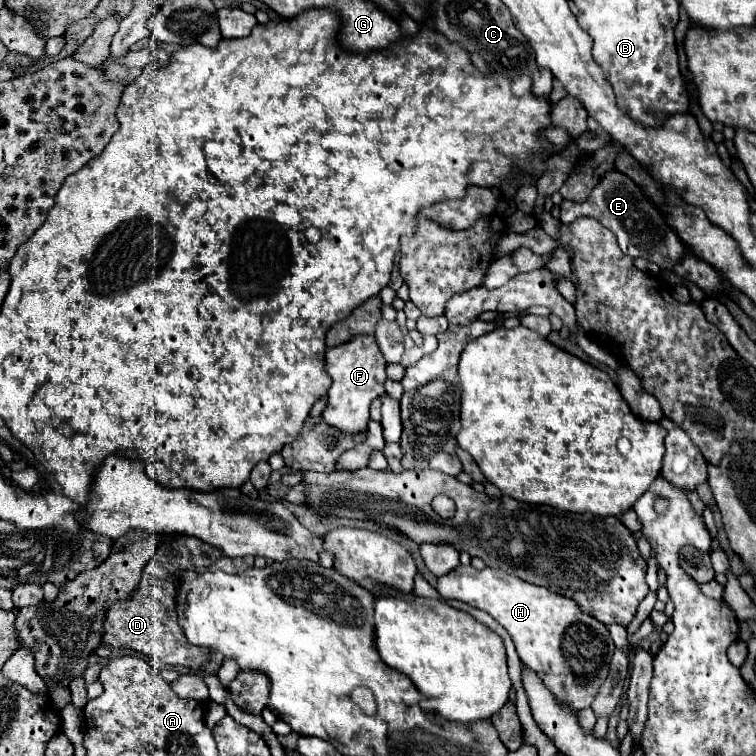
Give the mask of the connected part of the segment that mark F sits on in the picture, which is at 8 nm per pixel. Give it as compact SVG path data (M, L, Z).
M356 335L348 343L326 349L326 371L332 377L332 387L328 391L328 405L322 413L324 421L340 431L358 433L366 431L370 415L370 403L384 395L386 381L386 361L380 353L378 341L374 335Z

